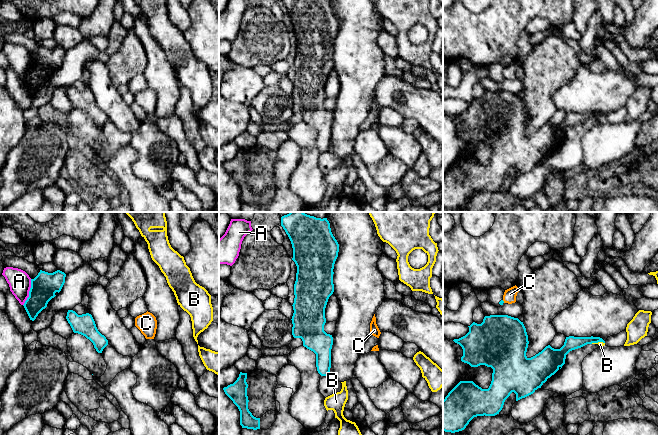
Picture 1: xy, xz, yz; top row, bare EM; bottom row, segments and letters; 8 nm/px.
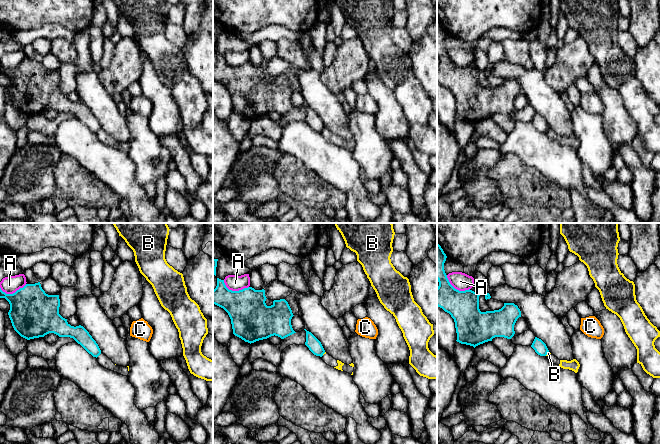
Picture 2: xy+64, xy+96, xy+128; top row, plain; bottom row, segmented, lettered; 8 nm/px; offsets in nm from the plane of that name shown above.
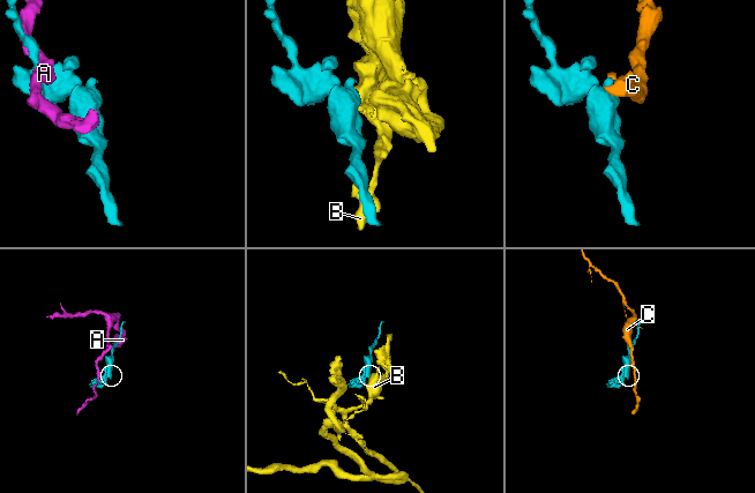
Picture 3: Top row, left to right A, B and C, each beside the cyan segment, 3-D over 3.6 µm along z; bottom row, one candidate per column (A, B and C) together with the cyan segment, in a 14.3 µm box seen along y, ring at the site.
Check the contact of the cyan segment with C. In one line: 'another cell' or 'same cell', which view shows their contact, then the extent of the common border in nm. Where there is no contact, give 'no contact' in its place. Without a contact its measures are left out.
another cell | yz | 30 nm

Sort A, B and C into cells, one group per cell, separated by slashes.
A / B / C

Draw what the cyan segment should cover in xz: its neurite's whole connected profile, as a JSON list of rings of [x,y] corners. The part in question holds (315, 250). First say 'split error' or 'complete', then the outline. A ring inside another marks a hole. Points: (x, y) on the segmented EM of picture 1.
complete | [[[290,212],[281,217],[281,226],[288,235],[297,266],[294,284],[292,335],[301,338],[303,346],[316,354],[316,367],[321,376],[328,376],[331,368],[333,337],[324,331],[325,308],[334,292],[333,269],[338,257],[339,244],[333,236],[327,218],[316,218],[304,212]]]

